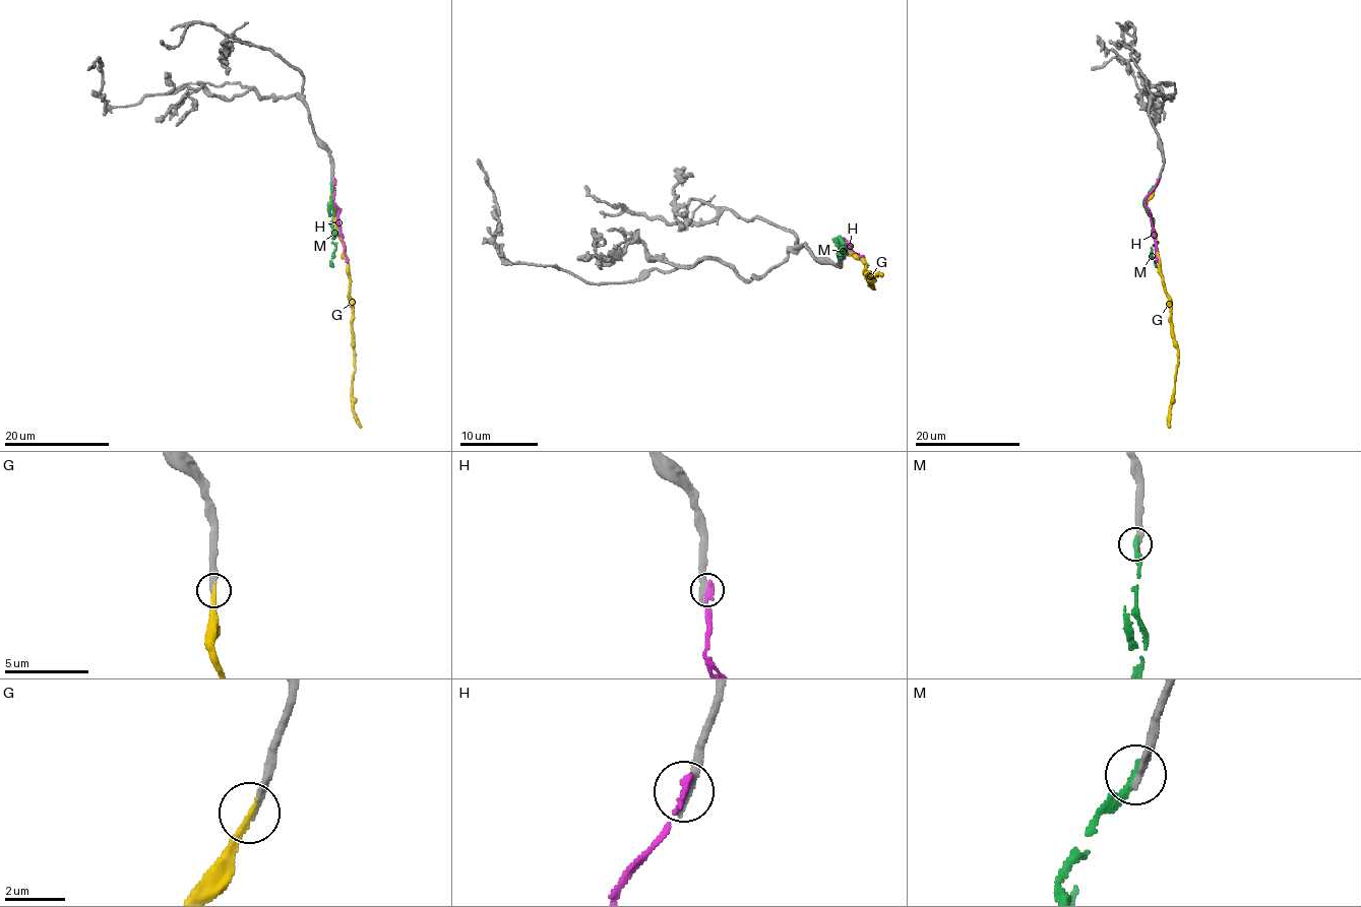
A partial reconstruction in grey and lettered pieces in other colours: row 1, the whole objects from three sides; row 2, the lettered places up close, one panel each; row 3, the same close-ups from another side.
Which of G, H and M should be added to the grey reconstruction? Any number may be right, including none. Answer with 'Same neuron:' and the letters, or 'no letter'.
Same neuron: G

